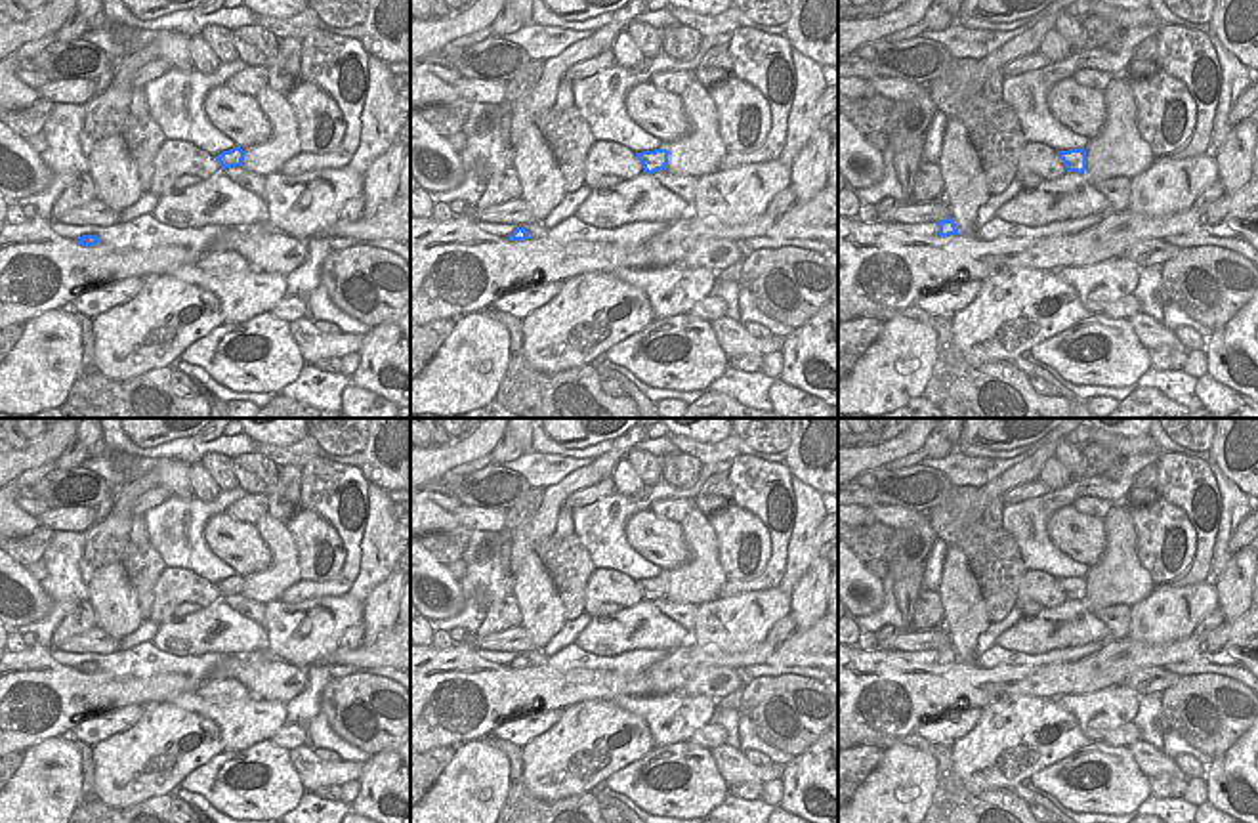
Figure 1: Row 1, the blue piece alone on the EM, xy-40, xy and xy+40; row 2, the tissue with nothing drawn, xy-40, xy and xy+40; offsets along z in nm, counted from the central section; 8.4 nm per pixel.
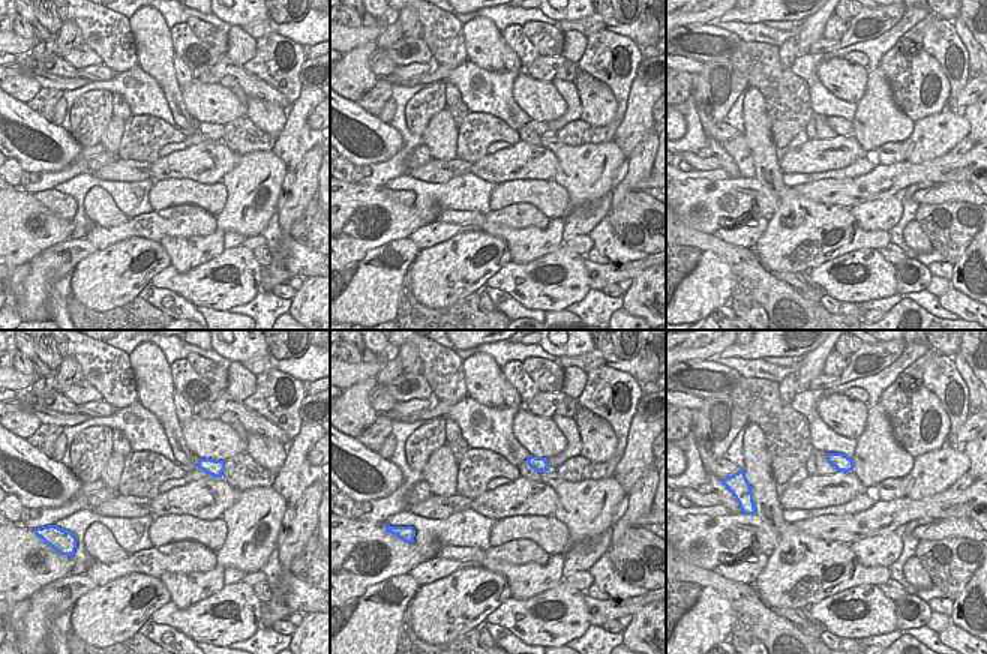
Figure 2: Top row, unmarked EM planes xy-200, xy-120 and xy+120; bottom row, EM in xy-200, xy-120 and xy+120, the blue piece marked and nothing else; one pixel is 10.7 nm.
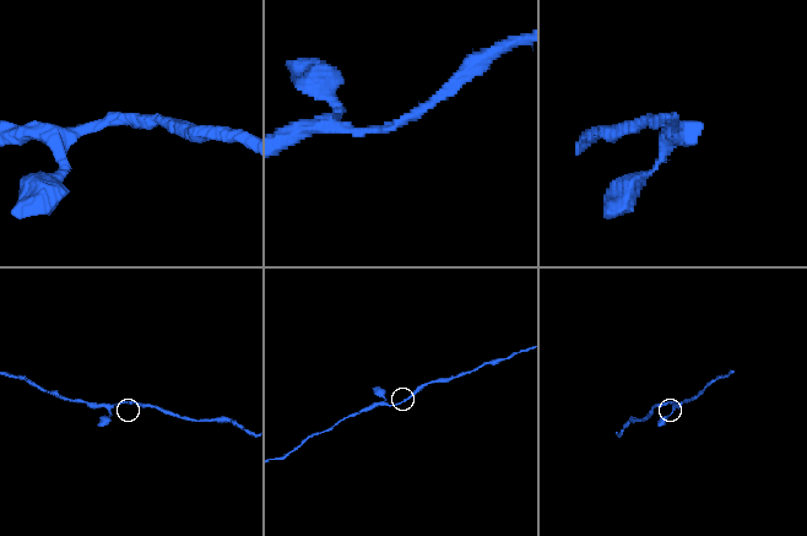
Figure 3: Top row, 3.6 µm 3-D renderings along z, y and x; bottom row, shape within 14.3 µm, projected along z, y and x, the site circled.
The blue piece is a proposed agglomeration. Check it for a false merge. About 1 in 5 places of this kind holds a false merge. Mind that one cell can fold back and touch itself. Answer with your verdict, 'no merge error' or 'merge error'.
no merge error

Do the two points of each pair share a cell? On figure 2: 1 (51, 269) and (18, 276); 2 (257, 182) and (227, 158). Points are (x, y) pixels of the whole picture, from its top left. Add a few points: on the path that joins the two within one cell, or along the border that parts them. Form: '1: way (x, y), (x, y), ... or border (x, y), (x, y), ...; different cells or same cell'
1: border (30, 263), (23, 294), (17, 300); different cells
2: border (239, 155), (239, 162), (219, 180); different cells

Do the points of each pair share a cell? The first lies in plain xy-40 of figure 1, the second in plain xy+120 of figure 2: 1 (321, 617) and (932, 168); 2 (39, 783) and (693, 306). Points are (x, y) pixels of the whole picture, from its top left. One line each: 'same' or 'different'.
1: different
2: same

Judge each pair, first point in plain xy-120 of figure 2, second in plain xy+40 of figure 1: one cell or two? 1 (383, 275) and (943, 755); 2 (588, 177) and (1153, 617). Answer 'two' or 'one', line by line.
1: two
2: one

